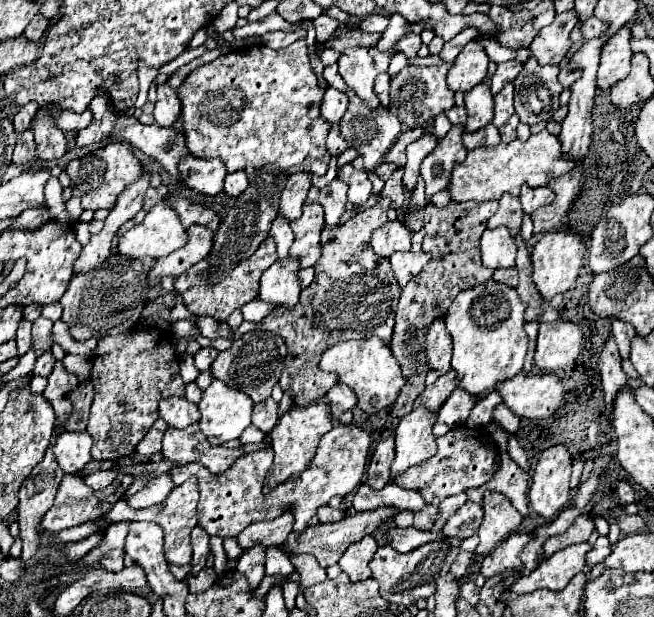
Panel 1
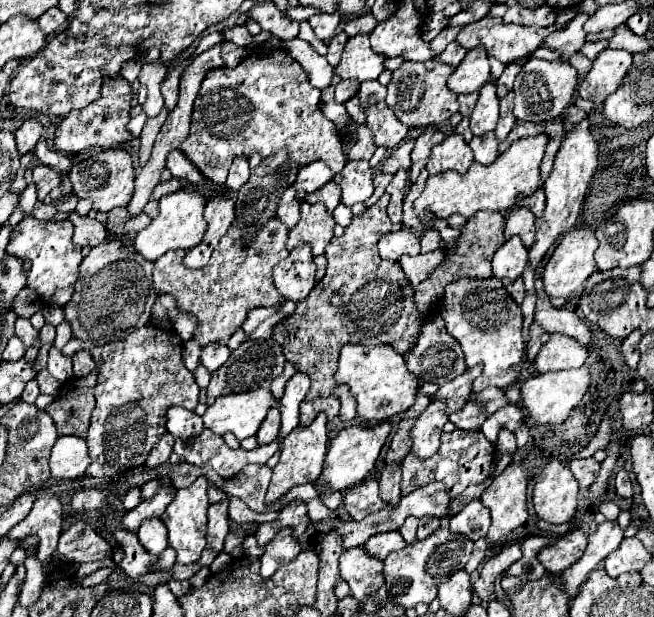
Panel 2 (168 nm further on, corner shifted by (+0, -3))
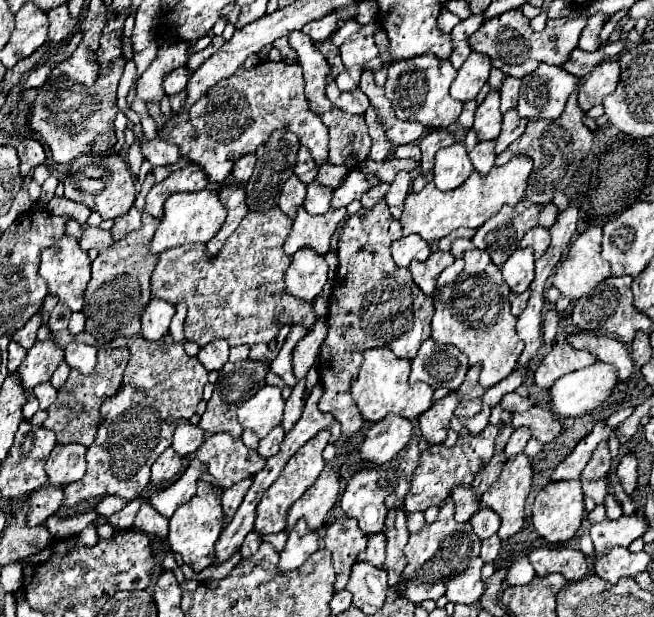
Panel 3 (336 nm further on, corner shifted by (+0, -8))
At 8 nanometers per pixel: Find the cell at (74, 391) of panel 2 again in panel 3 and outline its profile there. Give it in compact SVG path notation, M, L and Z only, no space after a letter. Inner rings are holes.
M116 347L116 349L100 349L98 351L98 365L94 373L82 375L76 369L70 371L68 381L62 389L58 389L58 399L48 407L48 419L44 421L46 429L52 429L58 437L58 443L80 443L84 447L90 447L96 437L96 427L100 423L100 403L106 395L114 395L120 387L120 379L124 373L124 367L128 363L128 349Z

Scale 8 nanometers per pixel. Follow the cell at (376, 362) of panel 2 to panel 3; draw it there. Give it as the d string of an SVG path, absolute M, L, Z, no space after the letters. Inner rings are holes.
M380 347L380 349L366 349L364 351L364 361L360 375L352 381L350 393L364 417L364 421L376 423L384 419L388 413L402 415L406 419L418 417L432 405L432 393L434 389L428 387L426 383L410 383L410 361L394 357L390 347Z

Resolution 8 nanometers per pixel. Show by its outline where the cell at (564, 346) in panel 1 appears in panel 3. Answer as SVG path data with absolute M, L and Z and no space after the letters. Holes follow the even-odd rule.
M556 343L552 347L552 351L538 365L538 369L534 373L534 381L536 381L538 387L548 389L560 375L588 367L596 361L598 359L588 351L578 351L568 343Z

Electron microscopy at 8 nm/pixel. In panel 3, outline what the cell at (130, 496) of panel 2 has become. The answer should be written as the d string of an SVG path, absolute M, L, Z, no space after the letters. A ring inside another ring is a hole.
M110 495L110 497L104 497L104 499L102 499L102 503L96 507L96 513L112 515L112 513L124 509L124 507L126 507L126 501L124 501L124 499L120 499L120 497L116 497L116 495Z

